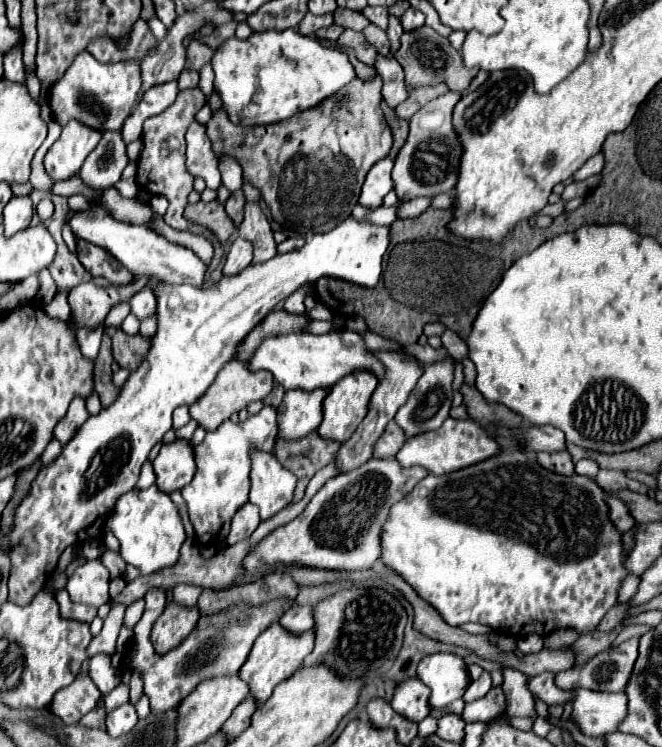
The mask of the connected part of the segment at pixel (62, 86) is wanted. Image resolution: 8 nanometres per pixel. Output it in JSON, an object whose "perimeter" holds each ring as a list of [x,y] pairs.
{"perimeter":[[[81,52],[67,68],[63,78],[51,88],[49,104],[53,118],[65,126],[69,120],[79,120],[99,132],[121,130],[125,118],[133,112],[141,90],[141,70],[137,62],[101,64],[89,52]]]}

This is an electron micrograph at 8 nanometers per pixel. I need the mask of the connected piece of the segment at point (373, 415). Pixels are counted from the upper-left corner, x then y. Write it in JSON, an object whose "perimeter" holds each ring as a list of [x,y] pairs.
{"perimeter":[[[392,349],[389,351],[373,351],[375,356],[385,364],[387,368],[387,376],[385,380],[375,388],[373,392],[373,398],[369,402],[369,412],[365,416],[365,420],[359,424],[359,428],[353,432],[353,436],[341,444],[339,452],[337,452],[337,458],[335,458],[335,466],[339,472],[349,472],[349,470],[355,470],[357,466],[369,462],[373,458],[373,446],[377,442],[377,438],[383,434],[385,426],[389,420],[393,420],[395,412],[407,402],[411,390],[415,387],[415,382],[419,380],[421,376],[421,365],[416,362],[404,362],[404,357],[401,355],[401,351],[398,349]]]}

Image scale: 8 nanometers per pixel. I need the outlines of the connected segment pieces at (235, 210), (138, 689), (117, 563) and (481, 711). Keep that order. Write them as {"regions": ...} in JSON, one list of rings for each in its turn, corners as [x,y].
{"regions":[[[[243,190],[233,192],[233,194],[227,198],[227,202],[225,202],[225,210],[227,210],[227,214],[233,218],[235,226],[241,224],[241,218],[243,218],[243,204],[245,204]]],[[[137,671],[132,672],[129,686],[130,686],[129,702],[132,705],[134,705],[143,694],[143,682],[140,677],[140,674]]],[[[105,548],[105,554],[101,554],[101,558],[99,558],[105,566],[107,566],[107,570],[111,572],[111,578],[117,578],[117,576],[123,576],[123,572],[125,572],[125,560],[117,554],[117,552],[111,552],[109,548]]],[[[491,688],[489,694],[485,698],[479,698],[477,702],[471,702],[465,706],[463,710],[463,720],[473,722],[473,720],[481,720],[481,722],[489,722],[497,716],[501,716],[507,708],[507,696],[501,688]]]]}

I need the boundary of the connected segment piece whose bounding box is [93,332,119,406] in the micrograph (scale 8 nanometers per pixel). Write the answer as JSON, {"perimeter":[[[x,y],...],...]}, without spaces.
{"perimeter":[[[105,332],[103,334],[103,342],[101,342],[101,350],[99,350],[99,356],[95,358],[95,368],[93,368],[93,374],[95,374],[95,390],[99,392],[103,406],[109,406],[117,398],[117,394],[119,394],[119,390],[111,382],[111,376],[113,376],[111,362],[113,362],[111,334]]]}

